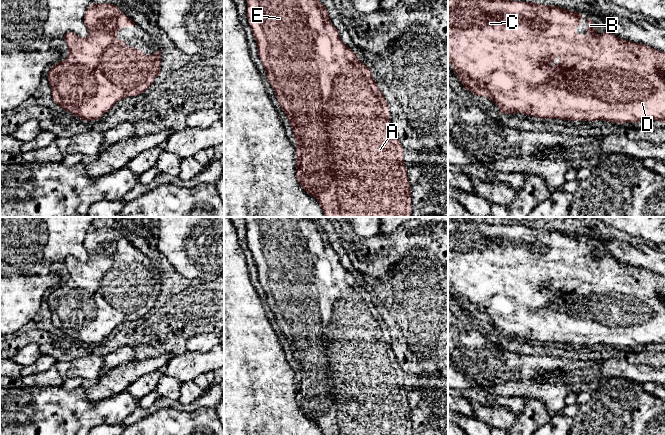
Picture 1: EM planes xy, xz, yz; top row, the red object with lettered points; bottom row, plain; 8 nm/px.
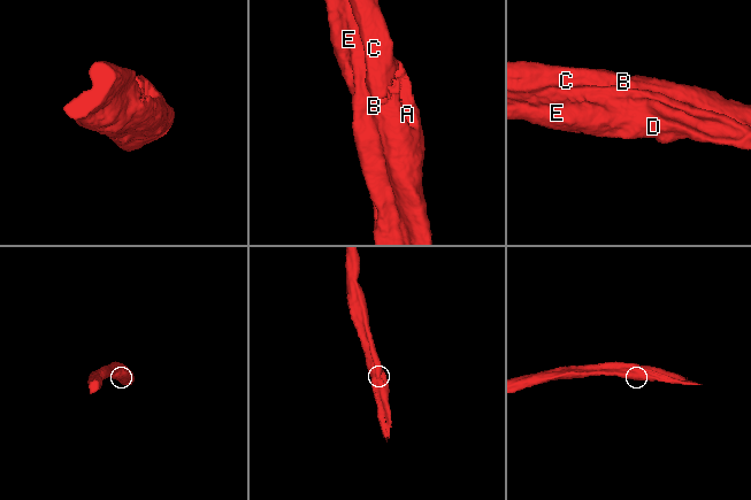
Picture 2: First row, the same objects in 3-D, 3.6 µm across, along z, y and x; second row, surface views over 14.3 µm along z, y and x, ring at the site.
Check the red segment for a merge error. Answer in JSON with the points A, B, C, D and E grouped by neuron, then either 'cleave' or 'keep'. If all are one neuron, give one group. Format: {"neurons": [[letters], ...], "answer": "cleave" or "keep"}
{"neurons": [["A", "B", "C", "D", "E"]], "answer": "keep"}

